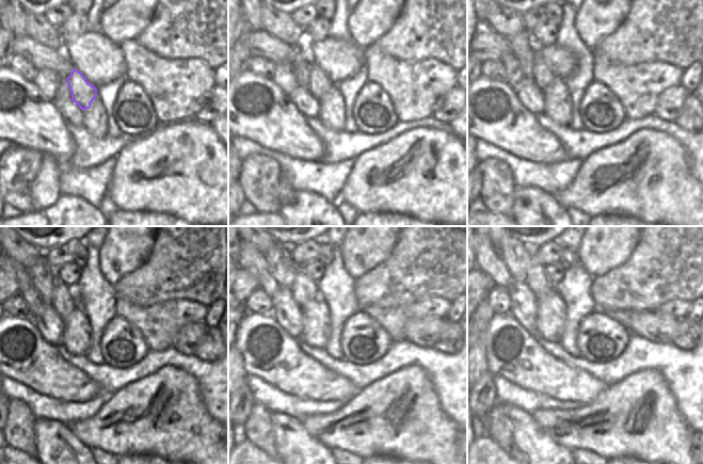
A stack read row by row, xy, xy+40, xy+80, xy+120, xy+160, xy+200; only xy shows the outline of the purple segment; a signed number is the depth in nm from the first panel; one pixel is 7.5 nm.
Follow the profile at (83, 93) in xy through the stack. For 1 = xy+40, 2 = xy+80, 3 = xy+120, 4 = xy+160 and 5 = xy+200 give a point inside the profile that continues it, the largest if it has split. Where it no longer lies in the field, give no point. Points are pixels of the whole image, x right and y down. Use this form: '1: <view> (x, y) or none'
1: xy+40 (318, 84)
2: xy+80 (541, 74)
3: xy+120 (63, 303)
4: xy+160 (303, 290)
5: xy+200 (537, 278)

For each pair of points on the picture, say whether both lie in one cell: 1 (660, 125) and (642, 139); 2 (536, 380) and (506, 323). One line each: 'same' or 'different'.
1: different
2: same

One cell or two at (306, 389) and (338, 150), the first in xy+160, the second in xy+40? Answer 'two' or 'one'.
two

